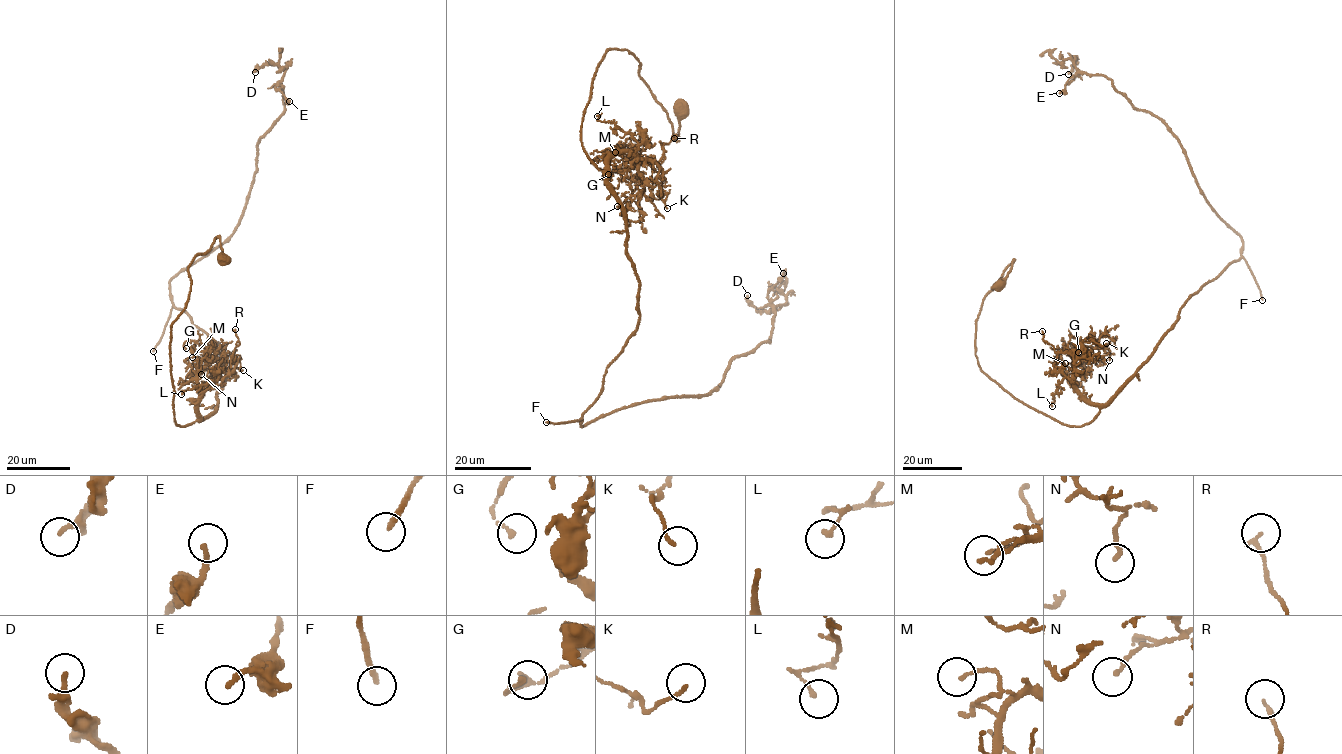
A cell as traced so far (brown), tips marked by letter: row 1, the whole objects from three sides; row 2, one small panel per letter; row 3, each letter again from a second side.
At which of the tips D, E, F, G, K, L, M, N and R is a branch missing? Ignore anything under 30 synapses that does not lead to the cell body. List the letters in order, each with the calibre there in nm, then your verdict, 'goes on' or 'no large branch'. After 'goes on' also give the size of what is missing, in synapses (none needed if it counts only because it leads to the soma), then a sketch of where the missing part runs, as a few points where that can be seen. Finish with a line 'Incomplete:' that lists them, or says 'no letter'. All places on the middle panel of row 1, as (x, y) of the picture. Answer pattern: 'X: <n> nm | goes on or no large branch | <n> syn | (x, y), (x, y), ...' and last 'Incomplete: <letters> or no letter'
D: 110 nm | no large branch
E: 170 nm | no large branch
F: 200 nm | goes on | 70 syn | (546, 422), (538, 408), (548, 386), (520, 371), (501, 341), (507, 334), (498, 292), (517, 244)
G: 140 nm | no large branch
K: 120 nm | no large branch
L: 160 nm | no large branch
M: 110 nm | no large branch
N: 140 nm | no large branch
R: 150 nm | no large branch
Incomplete: F

